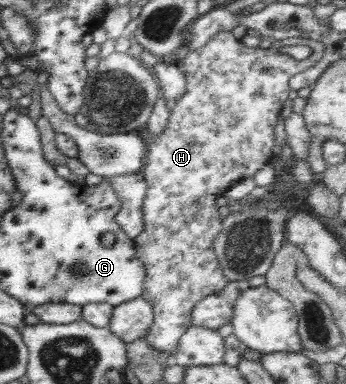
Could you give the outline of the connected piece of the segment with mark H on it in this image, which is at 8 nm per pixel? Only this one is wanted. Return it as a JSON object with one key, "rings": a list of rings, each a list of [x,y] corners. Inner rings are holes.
{"rings":[[[222,31],[216,33],[213,39],[209,40],[201,49],[192,51],[187,54],[178,66],[180,70],[186,74],[186,92],[181,96],[181,99],[176,100],[176,105],[170,111],[171,115],[168,119],[165,130],[158,136],[150,135],[150,139],[145,142],[146,153],[143,161],[143,168],[141,172],[145,177],[147,185],[147,197],[143,201],[143,217],[144,228],[143,231],[134,239],[134,244],[137,251],[137,259],[143,263],[146,276],[143,284],[143,293],[140,295],[147,303],[150,303],[153,308],[154,318],[147,335],[144,340],[155,349],[166,351],[166,353],[174,353],[179,338],[185,333],[185,330],[192,325],[192,309],[198,301],[201,301],[207,295],[221,291],[230,281],[225,277],[219,262],[217,262],[217,255],[213,247],[213,239],[219,235],[223,227],[221,215],[217,209],[217,200],[224,195],[228,188],[239,183],[239,181],[253,177],[265,165],[272,163],[275,159],[273,157],[273,148],[275,146],[276,136],[274,133],[275,126],[279,121],[279,116],[282,108],[285,108],[285,103],[288,101],[291,88],[289,87],[288,79],[301,73],[302,71],[309,70],[324,56],[325,46],[316,42],[314,39],[309,38],[285,38],[283,43],[273,43],[273,47],[262,49],[257,47],[248,47],[241,42],[231,31]],[[285,45],[307,45],[311,47],[313,52],[303,60],[295,60],[291,55],[280,53],[279,47]]]}

